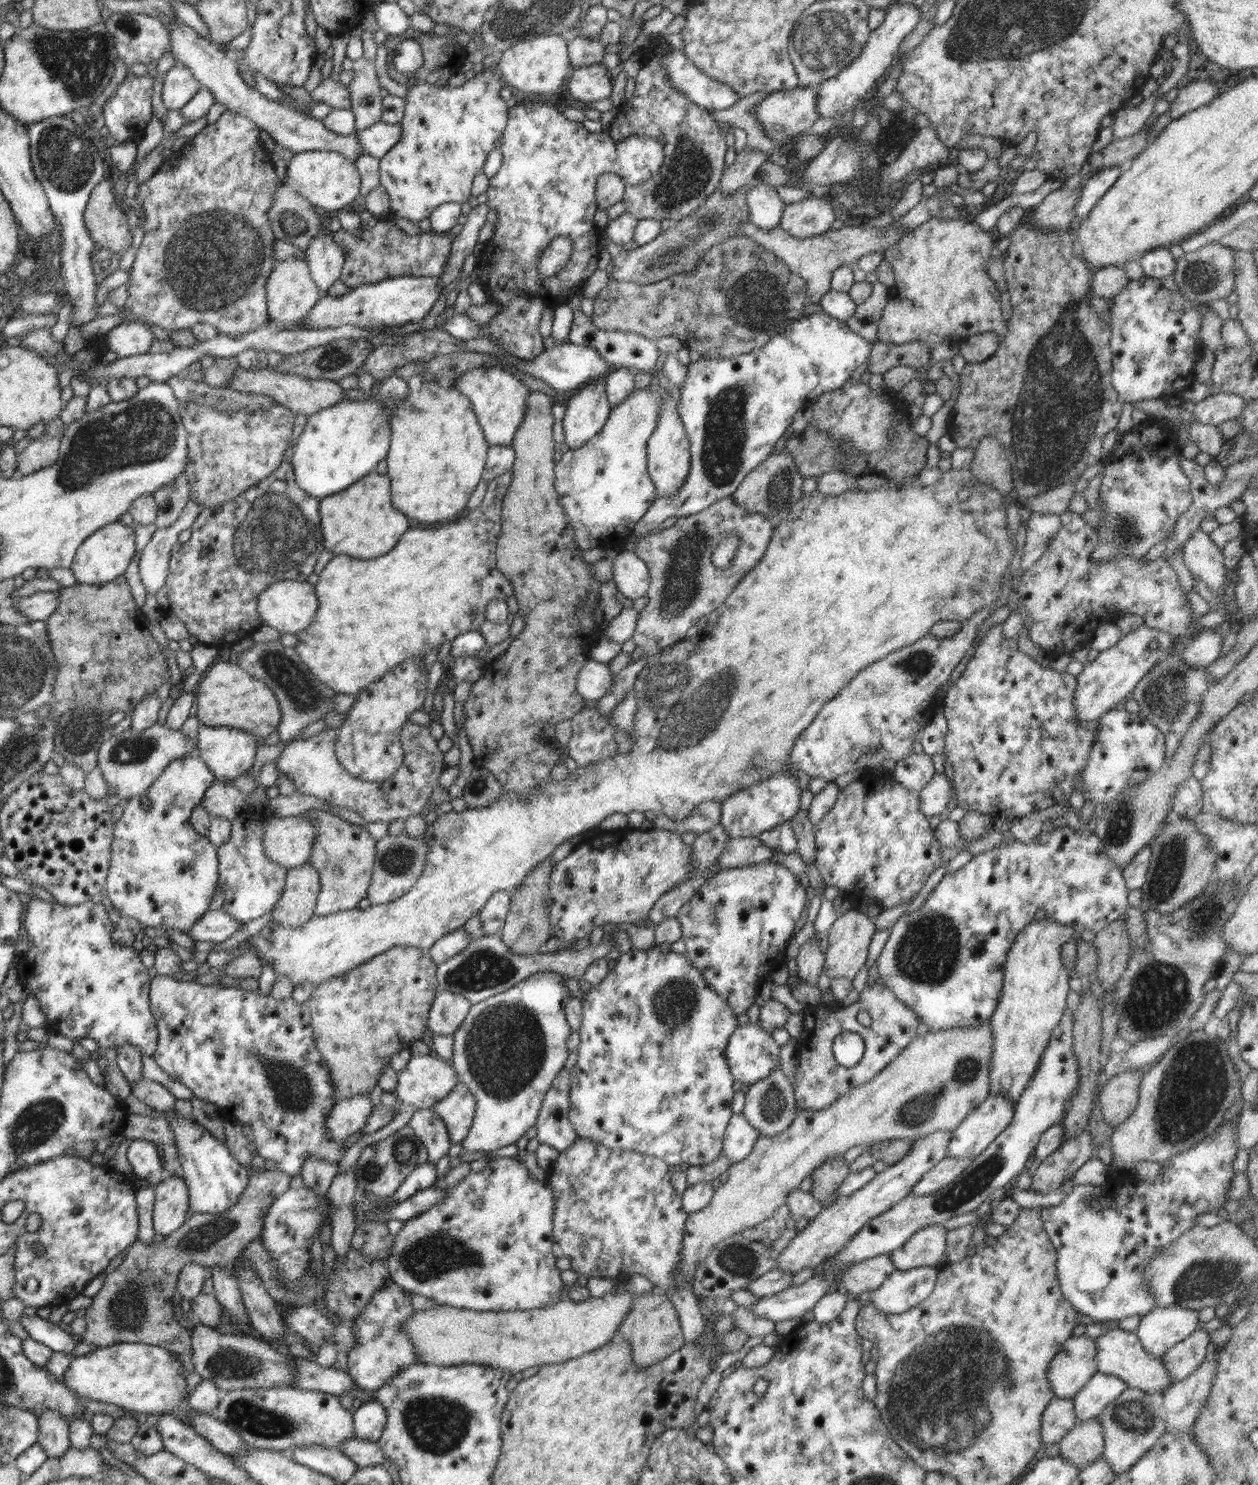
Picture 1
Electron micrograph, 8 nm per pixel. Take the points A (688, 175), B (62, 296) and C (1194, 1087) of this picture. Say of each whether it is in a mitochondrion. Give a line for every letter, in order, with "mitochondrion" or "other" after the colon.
A: mitochondrion
B: other
C: mitochondrion

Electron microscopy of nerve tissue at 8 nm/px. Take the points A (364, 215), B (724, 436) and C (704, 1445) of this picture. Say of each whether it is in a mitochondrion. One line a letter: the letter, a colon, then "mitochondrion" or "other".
A: other
B: mitochondrion
C: other

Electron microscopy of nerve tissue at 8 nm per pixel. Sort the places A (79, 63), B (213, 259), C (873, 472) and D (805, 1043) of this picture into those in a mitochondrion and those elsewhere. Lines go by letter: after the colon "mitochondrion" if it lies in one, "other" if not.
A: mitochondrion
B: mitochondrion
C: other
D: other

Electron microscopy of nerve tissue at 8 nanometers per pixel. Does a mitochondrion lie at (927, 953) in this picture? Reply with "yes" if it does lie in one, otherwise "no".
yes

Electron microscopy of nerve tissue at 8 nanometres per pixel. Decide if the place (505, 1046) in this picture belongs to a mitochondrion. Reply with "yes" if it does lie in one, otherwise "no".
yes

